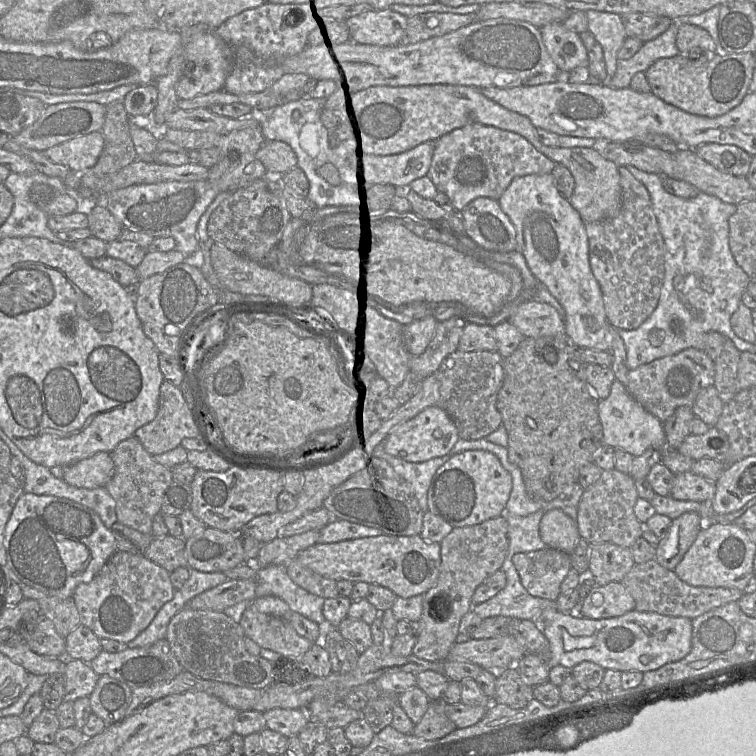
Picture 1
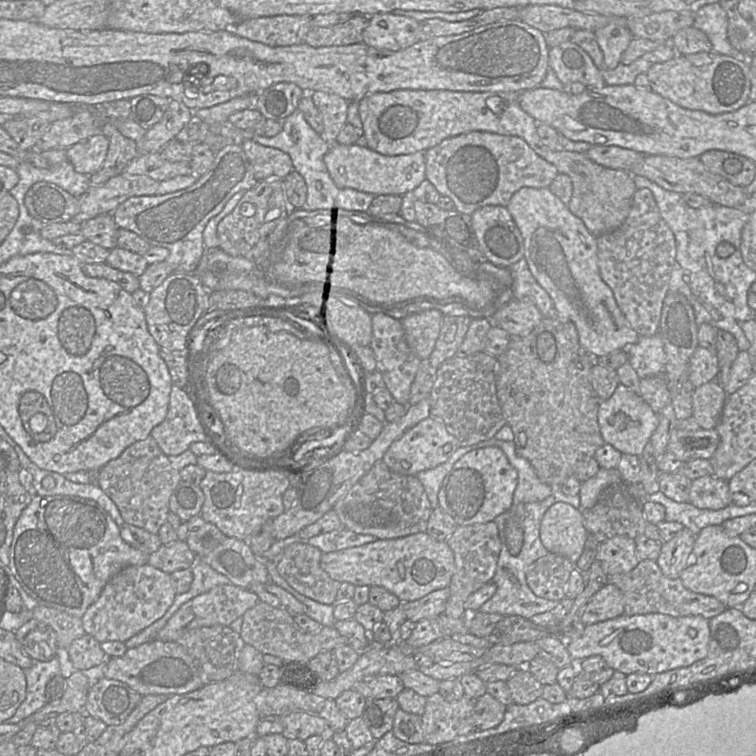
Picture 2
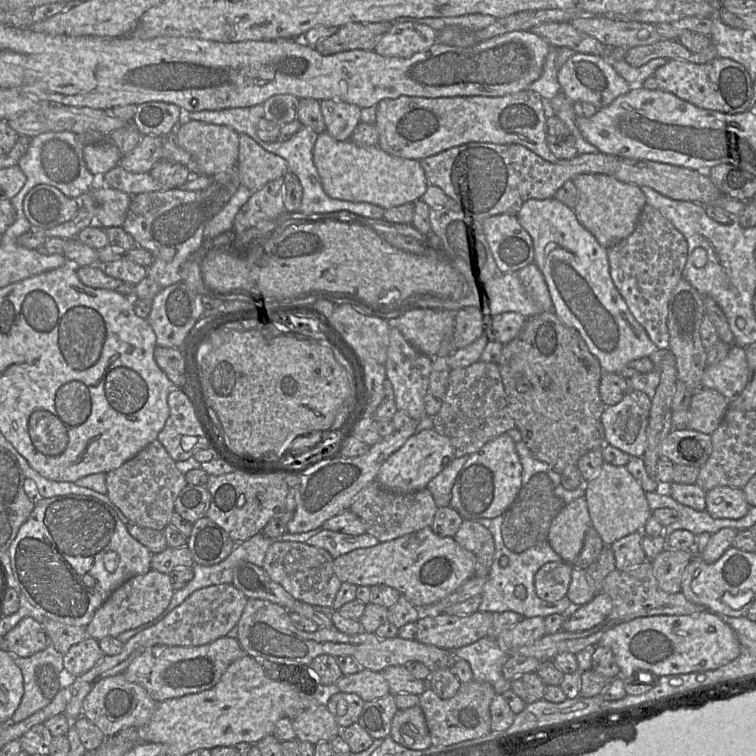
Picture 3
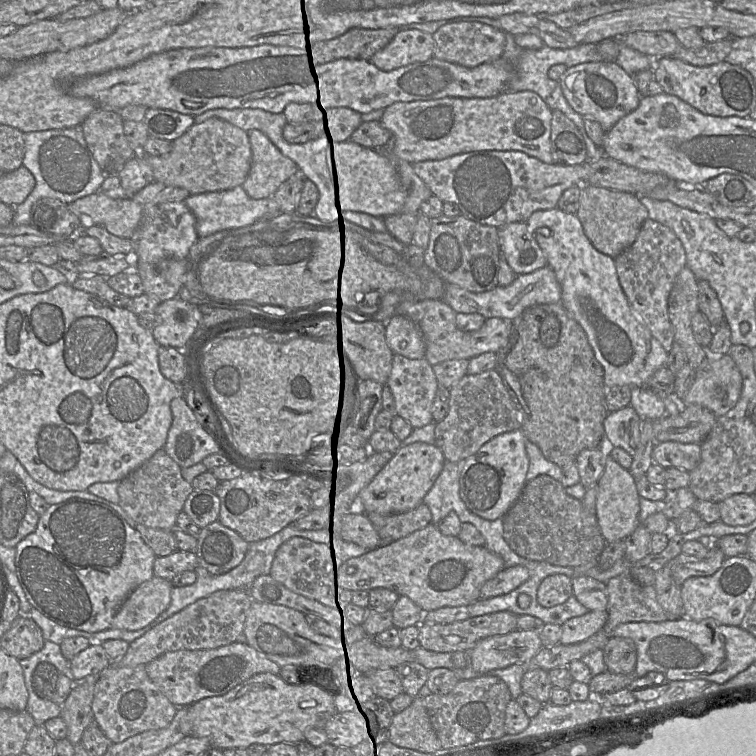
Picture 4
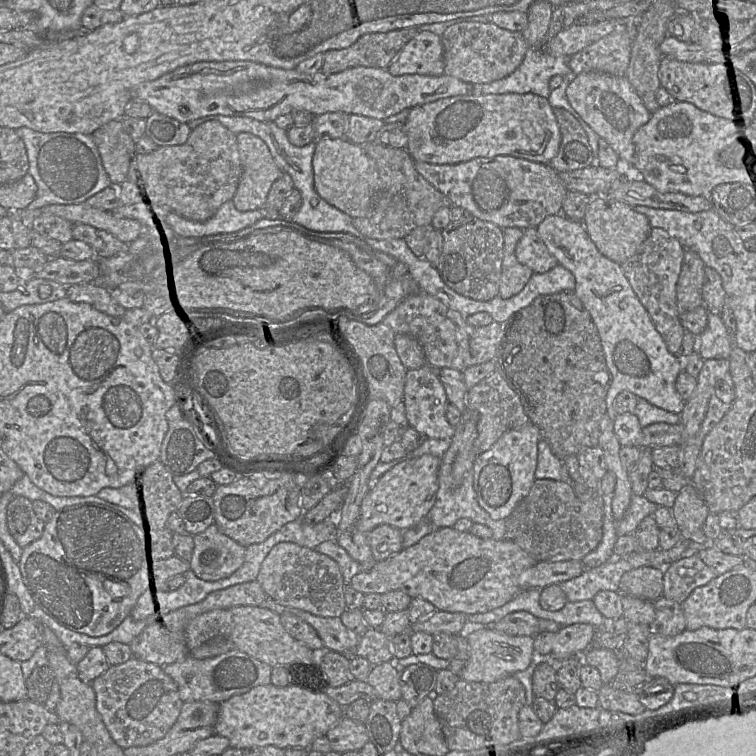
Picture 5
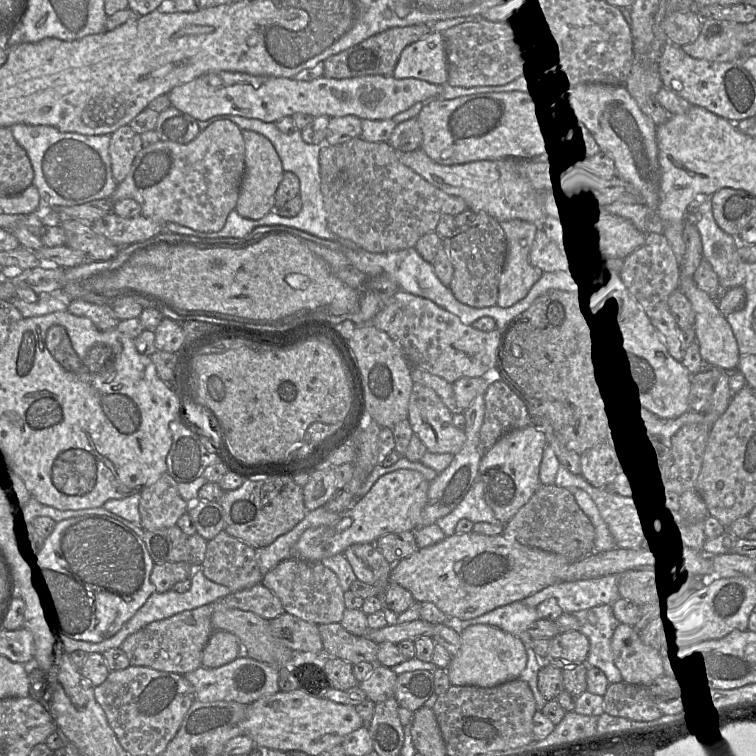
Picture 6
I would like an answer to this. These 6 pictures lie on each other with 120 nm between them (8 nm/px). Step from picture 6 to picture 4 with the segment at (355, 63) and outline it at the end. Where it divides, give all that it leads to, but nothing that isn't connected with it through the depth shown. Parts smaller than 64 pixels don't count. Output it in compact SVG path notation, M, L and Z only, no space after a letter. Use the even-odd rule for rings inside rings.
M407 27L352 28L341 36L300 49L306 49L311 56L325 62L341 58L369 60L402 30Z

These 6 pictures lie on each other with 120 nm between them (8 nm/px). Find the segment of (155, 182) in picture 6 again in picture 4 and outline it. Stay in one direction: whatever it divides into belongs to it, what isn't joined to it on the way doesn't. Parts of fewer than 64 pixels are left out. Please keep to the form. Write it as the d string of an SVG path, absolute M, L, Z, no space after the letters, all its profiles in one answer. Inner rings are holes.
M216 117L192 125L182 136L172 141L171 151L164 156L140 154L152 169L153 181L186 189L189 194L242 186L249 174L252 159L247 131Z

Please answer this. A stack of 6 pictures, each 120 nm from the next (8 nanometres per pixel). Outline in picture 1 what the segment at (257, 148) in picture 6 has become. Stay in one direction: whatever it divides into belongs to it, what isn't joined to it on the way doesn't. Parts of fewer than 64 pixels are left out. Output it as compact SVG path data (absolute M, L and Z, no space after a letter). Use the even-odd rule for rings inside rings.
M269 141L256 153L256 158L267 170L268 176L280 177L297 166L293 150L284 142Z

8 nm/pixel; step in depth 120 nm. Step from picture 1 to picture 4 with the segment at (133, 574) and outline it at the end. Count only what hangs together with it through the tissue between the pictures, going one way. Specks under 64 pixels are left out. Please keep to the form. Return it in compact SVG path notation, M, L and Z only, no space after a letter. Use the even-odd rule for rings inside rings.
M156 576L143 582L118 609L110 629L137 631L148 626L169 607L172 588L170 581Z

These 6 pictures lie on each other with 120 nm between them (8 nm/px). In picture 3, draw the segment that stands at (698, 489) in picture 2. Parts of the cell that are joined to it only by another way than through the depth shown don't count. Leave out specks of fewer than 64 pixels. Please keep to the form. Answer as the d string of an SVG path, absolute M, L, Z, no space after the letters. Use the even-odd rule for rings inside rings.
M717 486L704 492L704 511L712 518L740 519L748 512L749 504L742 489Z

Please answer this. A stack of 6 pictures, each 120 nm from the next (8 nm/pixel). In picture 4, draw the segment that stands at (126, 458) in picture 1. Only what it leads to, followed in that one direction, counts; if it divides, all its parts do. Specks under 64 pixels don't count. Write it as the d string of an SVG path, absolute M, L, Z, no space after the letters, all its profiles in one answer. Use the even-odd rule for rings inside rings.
M162 448L120 480L117 492L119 505L137 524L172 531L177 528L177 516L183 510L184 503L193 489L191 483L184 479L181 467Z

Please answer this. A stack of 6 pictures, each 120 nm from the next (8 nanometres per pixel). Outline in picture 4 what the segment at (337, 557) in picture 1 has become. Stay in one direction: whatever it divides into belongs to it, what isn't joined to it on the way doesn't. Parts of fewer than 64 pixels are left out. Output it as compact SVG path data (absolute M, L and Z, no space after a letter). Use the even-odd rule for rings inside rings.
M430 523L404 538L351 558L336 568L336 581L338 585L352 591L386 588L399 596L407 596L423 612L429 612L446 606L469 606L481 598L483 584L505 568L503 559L485 546L472 546L463 543L457 536L445 536L435 524Z

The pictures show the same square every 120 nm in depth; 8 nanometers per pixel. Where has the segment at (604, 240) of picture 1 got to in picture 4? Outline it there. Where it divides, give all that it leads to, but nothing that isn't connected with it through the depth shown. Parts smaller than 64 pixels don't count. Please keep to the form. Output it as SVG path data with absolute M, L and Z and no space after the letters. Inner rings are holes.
M648 217L634 243L614 261L619 282L633 309L669 352L674 344L674 329L668 315L668 296L676 276L686 266L686 252L681 240L669 227Z

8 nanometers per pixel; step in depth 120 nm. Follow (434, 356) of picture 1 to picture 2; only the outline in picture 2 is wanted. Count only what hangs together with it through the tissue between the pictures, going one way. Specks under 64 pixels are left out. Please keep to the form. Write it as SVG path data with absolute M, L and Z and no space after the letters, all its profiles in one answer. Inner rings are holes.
M463 315L443 316L435 348L428 358L433 367L438 368L447 359L456 356L472 320L470 316Z

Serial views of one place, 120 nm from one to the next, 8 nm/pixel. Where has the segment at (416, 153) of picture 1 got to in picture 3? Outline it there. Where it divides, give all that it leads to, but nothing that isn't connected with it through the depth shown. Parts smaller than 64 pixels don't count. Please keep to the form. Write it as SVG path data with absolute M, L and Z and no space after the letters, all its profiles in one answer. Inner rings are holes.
M326 132L316 133L312 160L324 193L333 199L365 202L389 209L413 204L425 193L428 182L418 160L392 156L377 146L338 141Z

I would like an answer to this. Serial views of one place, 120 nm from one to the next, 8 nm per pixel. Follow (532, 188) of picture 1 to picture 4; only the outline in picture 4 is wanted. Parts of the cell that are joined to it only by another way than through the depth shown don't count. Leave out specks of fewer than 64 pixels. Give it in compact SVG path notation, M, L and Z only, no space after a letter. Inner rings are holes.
M558 207L536 210L526 221L528 231L535 238L561 286L560 303L581 325L595 353L604 368L606 389L613 386L648 387L648 380L659 368L665 367L668 352L652 335L649 328L637 315L624 292L615 267L614 258L599 252L587 238L576 214L566 213Z

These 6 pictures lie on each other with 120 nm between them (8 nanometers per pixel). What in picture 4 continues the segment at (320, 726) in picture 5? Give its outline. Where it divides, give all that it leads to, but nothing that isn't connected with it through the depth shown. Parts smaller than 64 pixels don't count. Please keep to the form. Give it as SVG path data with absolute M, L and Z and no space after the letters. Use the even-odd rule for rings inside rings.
M259 673L243 681L221 696L204 698L188 707L191 723L191 736L207 738L213 747L220 750L243 748L252 744L266 747L277 743L298 744L305 740L306 732L318 727L320 722L335 714L334 697L328 689L303 682L299 685L288 684L278 675Z

